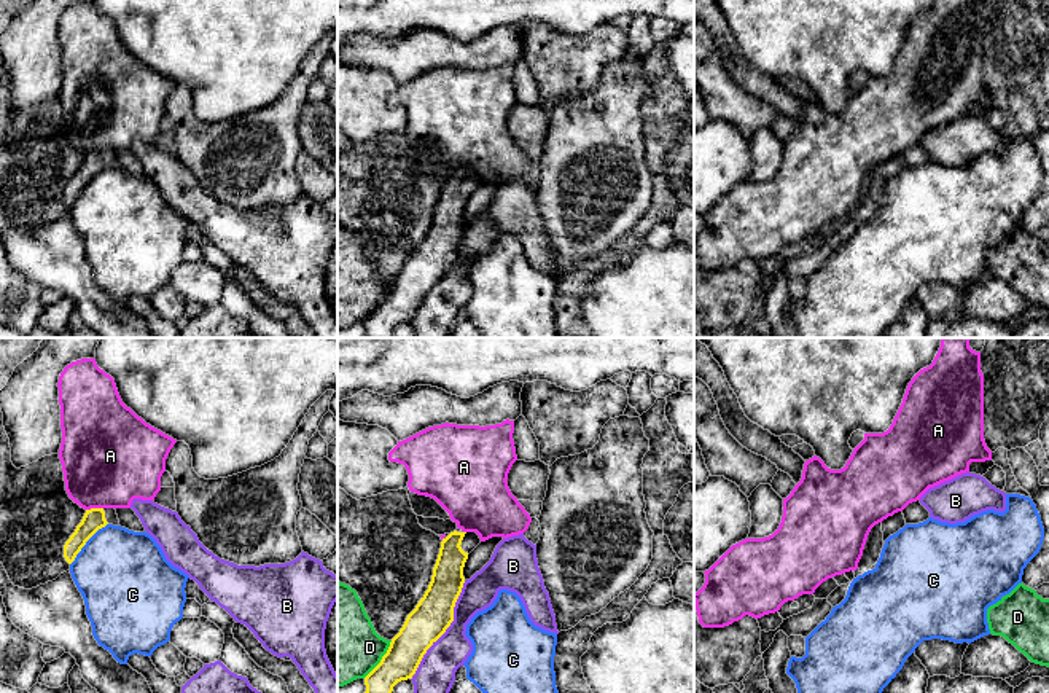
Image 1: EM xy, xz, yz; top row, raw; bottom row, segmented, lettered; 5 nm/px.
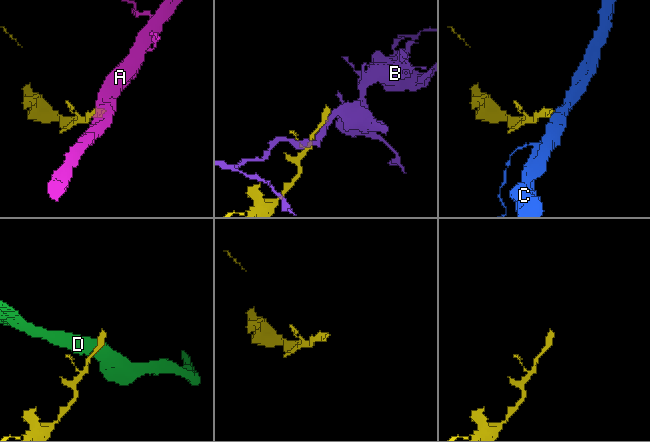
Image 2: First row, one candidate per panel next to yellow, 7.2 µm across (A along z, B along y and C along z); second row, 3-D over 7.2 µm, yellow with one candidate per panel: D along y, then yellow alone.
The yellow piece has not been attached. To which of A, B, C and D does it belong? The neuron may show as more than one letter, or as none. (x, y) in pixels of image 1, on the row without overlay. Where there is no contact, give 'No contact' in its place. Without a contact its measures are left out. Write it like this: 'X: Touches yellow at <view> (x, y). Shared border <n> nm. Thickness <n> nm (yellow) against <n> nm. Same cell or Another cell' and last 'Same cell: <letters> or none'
A: Touches yellow at xy (94, 152). Shared border 90 nm. Thickness 110 nm (yellow) against 460 nm. Another cell
B: Touches yellow at xz (446, 271). Shared border 550 nm. Thickness 200 nm (yellow) against 200 nm. Another cell
C: Touches yellow at xy (85, 187). Shared border 280 nm. Thickness 110 nm (yellow) against 460 nm. Another cell
D: Touches yellow at xz (381, 303). Shared border 240 nm. Thickness 180 nm (yellow) against 400 nm. Another cell
Same cell: none

